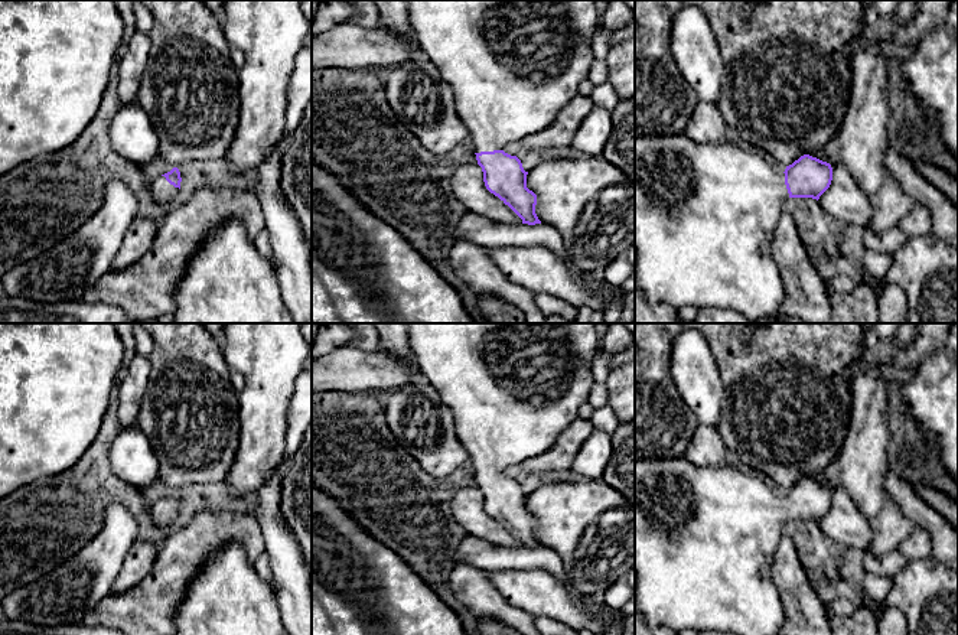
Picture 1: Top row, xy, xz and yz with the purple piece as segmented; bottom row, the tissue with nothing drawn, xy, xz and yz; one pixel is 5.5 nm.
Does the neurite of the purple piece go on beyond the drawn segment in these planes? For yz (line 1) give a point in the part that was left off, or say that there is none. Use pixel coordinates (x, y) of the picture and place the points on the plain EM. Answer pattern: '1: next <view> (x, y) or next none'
1: next yz (704, 537)

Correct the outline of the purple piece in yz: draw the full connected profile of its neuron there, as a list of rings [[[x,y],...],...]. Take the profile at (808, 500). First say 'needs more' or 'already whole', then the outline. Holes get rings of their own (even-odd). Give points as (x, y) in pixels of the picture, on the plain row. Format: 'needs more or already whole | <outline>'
needs more | [[[685,456],[635,460],[635,609],[651,628],[736,635],[782,635],[785,610],[770,577],[779,540],[788,521],[819,520],[830,511],[832,491],[809,478],[781,494],[770,482],[729,465],[698,468]]]

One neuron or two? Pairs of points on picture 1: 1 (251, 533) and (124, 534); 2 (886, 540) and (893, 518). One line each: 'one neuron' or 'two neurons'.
1: two neurons
2: one neuron

